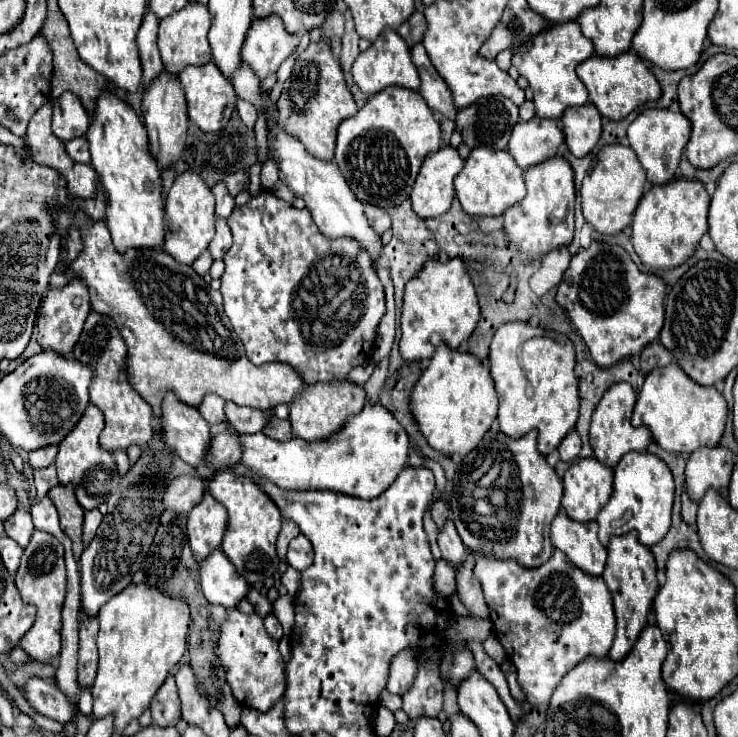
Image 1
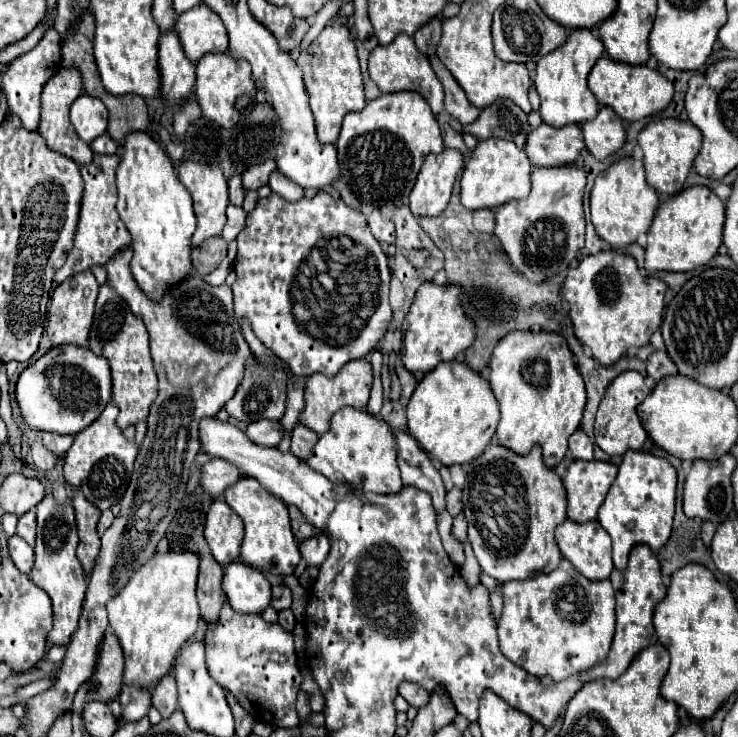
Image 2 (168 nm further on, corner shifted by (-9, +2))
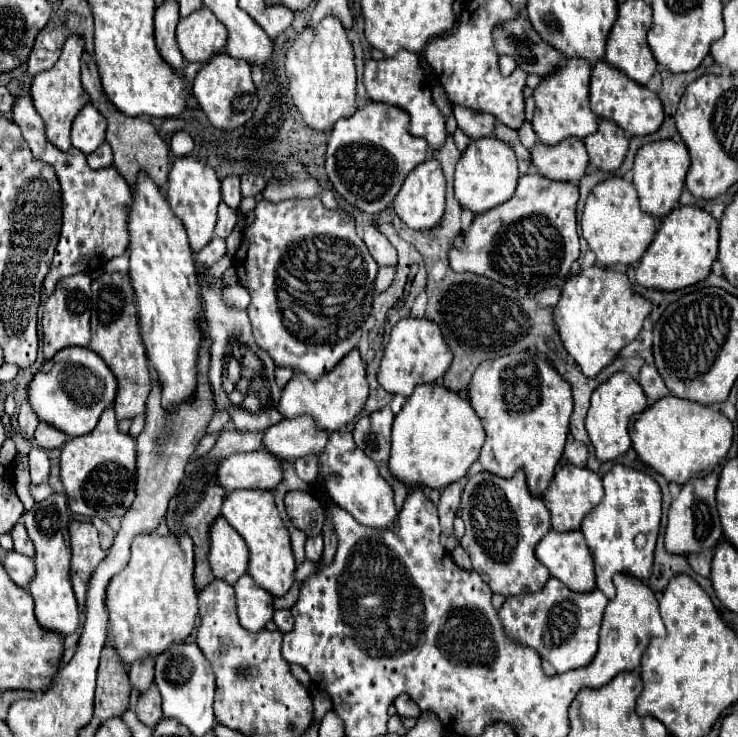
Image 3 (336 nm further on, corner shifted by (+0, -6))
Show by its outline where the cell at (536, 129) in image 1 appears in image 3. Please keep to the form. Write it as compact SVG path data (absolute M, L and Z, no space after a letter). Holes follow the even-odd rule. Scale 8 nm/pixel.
M565 138L555 146L535 144L531 148L531 164L533 168L549 180L565 180L573 182L585 174L587 168L587 152L579 138Z

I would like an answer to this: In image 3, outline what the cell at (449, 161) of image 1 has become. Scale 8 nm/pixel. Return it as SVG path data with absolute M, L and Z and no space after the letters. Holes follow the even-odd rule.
M429 158L427 162L419 164L403 182L399 194L393 200L395 214L413 230L429 230L433 228L445 210L445 178L441 164L435 158Z

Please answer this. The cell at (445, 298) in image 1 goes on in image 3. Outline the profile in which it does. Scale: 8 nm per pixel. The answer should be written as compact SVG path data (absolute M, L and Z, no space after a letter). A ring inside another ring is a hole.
M407 316L403 320L399 320L395 324L395 328L391 330L391 338L385 348L385 356L381 360L377 378L379 378L379 384L387 392L411 396L415 386L435 382L437 378L441 378L447 372L447 368L451 366L451 360L453 360L453 352L447 346L447 342L441 334L441 328L429 318Z

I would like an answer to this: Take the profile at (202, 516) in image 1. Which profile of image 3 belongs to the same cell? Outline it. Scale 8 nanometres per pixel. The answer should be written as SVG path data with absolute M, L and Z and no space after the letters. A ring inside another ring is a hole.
M221 516L209 528L209 564L215 578L229 584L247 572L247 544Z

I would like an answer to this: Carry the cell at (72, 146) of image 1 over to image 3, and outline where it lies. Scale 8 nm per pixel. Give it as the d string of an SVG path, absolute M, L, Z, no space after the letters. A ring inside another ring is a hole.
M103 142L95 152L87 154L87 162L91 168L99 170L103 166L111 166L113 164L113 154L111 154L111 146L107 142Z

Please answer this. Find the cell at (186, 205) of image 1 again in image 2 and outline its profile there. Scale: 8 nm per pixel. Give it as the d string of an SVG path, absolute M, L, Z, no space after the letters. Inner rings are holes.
M186 160L186 162L182 162L178 166L178 178L186 186L186 190L192 194L192 200L194 200L194 214L196 214L196 220L198 220L198 228L196 228L196 232L192 236L192 246L196 248L206 238L220 236L220 232L222 232L222 228L226 224L226 206L228 206L226 178L224 178L220 168L200 164L200 162L192 162L192 160Z

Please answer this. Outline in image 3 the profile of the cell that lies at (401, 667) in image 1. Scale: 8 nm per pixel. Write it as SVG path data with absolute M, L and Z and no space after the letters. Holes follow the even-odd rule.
M401 694L395 698L395 708L397 708L397 714L403 716L403 718L417 718L421 714L419 706L407 696L407 694Z

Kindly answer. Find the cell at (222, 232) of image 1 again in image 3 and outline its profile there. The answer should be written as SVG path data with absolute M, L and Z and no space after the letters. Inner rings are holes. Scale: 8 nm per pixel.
M221 202L221 204L219 204L219 218L217 218L217 226L215 226L215 236L225 240L225 238L231 234L235 222L237 222L235 210L231 210L227 204Z

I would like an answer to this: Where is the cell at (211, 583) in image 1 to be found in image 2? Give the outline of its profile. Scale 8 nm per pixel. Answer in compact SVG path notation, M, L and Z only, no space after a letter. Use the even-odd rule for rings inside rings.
M234 562L224 568L224 594L236 612L262 614L272 600L270 582L246 564Z

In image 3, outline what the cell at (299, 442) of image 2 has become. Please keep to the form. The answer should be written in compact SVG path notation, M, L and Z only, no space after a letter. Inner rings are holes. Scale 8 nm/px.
M315 454L297 458L297 460L293 462L293 466L295 466L297 476L299 476L303 482L307 482L307 484L315 482L315 478L317 478L317 456L315 456Z

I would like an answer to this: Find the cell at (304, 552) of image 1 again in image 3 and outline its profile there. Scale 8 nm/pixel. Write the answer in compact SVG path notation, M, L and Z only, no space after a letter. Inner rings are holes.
M313 536L313 538L307 538L305 542L305 554L309 560L317 562L323 554L323 538L321 536Z

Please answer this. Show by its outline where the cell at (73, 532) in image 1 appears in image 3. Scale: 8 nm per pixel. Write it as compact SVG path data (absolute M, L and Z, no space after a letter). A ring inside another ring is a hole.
M73 520L69 524L69 536L71 536L71 550L73 550L69 578L73 584L75 598L79 602L79 610L83 610L87 582L95 566L105 558L105 552L99 546L99 536L91 522Z

